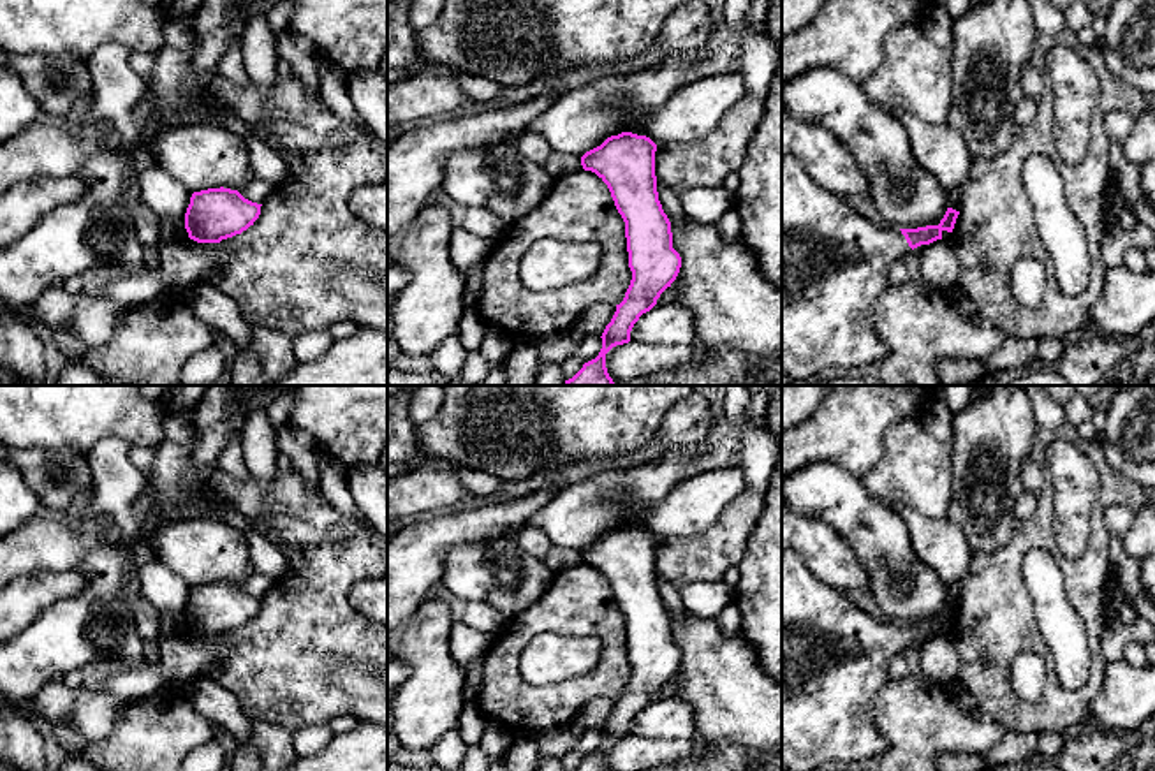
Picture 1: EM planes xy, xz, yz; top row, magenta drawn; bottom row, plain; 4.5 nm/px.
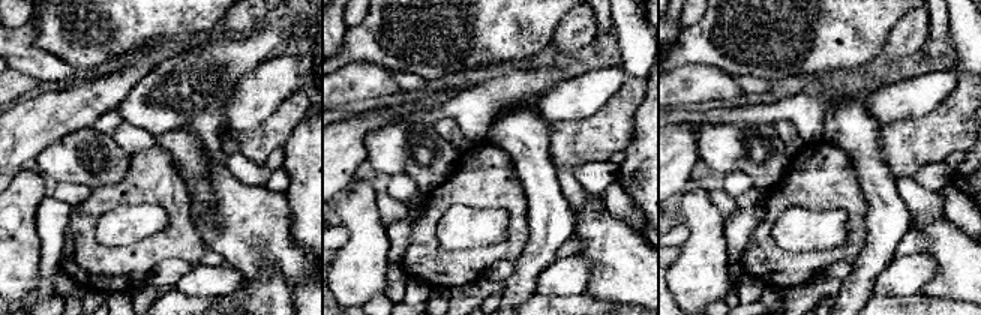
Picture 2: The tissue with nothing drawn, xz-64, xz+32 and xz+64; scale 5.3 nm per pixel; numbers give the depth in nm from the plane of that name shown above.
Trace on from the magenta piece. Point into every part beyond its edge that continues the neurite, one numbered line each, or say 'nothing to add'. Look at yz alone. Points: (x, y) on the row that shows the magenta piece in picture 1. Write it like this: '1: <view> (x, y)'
1: yz (835, 263)

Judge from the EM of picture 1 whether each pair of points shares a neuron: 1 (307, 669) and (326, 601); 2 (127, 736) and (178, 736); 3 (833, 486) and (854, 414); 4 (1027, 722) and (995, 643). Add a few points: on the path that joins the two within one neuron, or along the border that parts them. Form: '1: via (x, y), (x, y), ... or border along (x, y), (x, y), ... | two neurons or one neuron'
1: via (307, 652), (308, 618) | one neuron
2: via (139, 736), (166, 736) | one neuron
3: border along (800, 467), (837, 463), (860, 479) | two neurons
4: via (1007, 703), (995, 690), (995, 662) | one neuron

